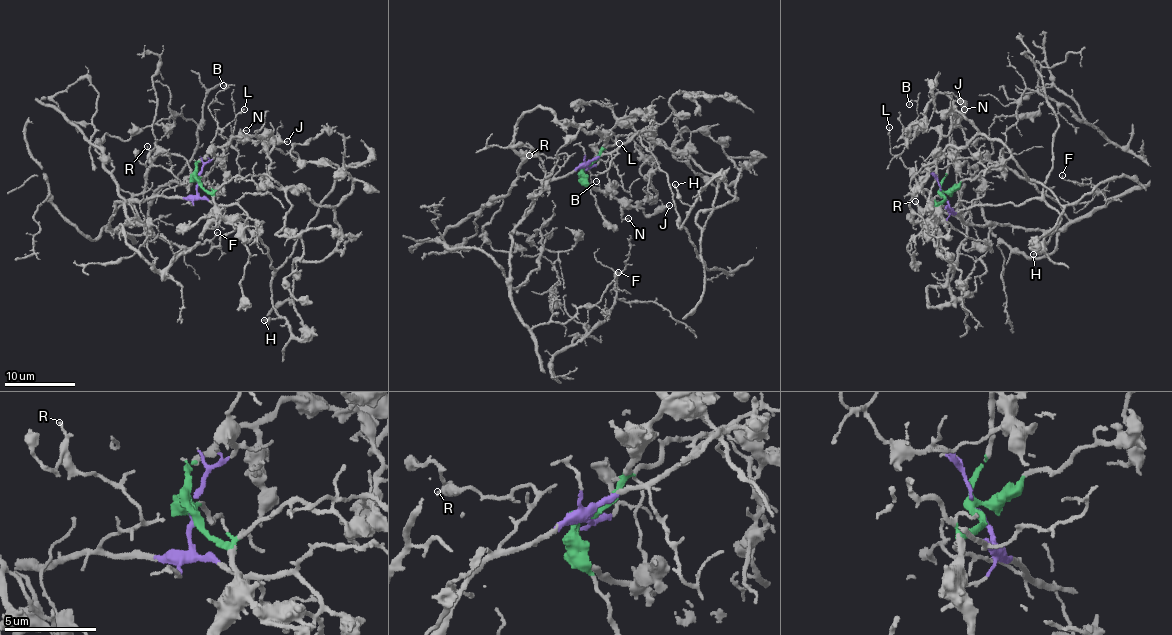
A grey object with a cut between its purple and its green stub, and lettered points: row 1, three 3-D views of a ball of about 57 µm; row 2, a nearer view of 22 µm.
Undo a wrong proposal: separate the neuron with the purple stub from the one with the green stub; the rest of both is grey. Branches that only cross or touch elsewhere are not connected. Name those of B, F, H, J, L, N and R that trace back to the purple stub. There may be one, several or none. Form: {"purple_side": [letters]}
{"purple_side": ["B", "F", "H", "L", "R"]}

